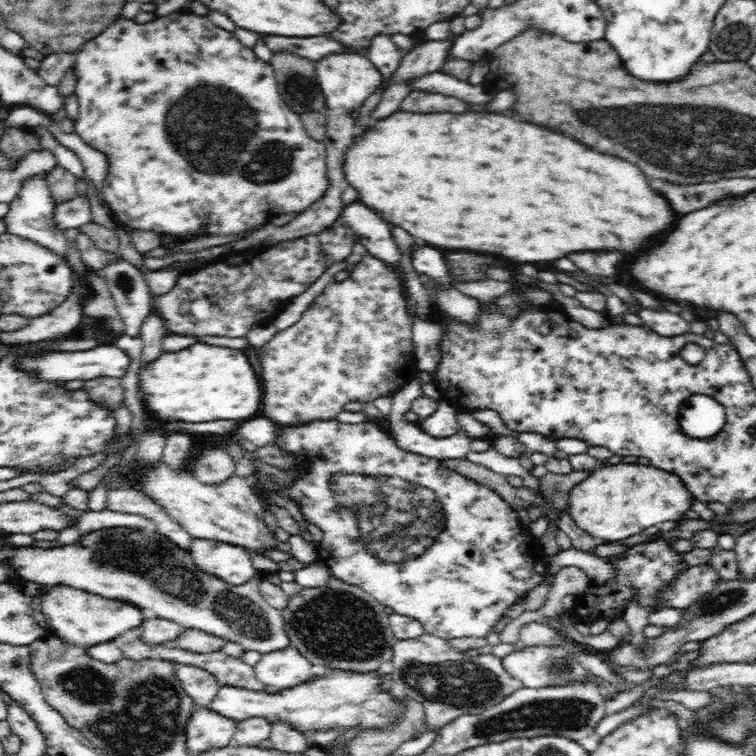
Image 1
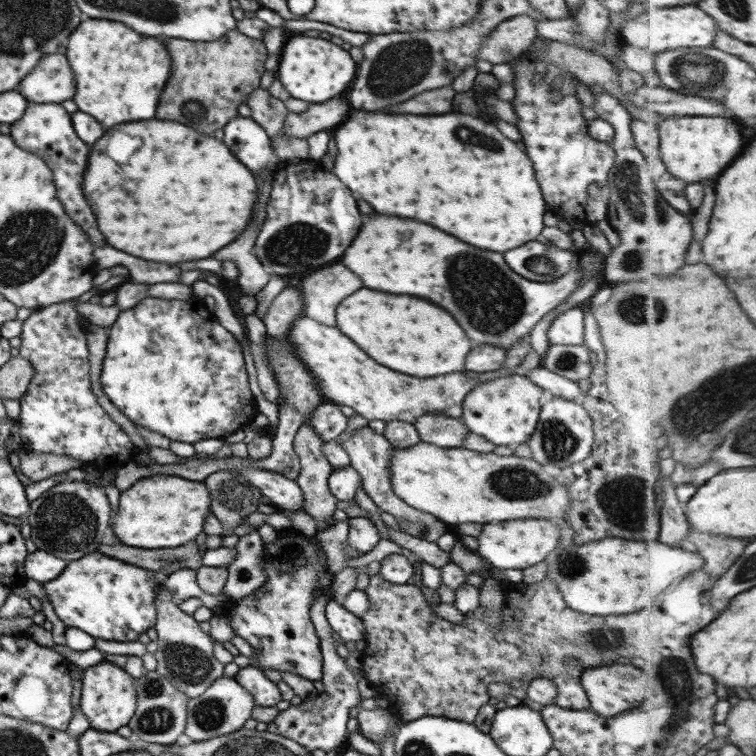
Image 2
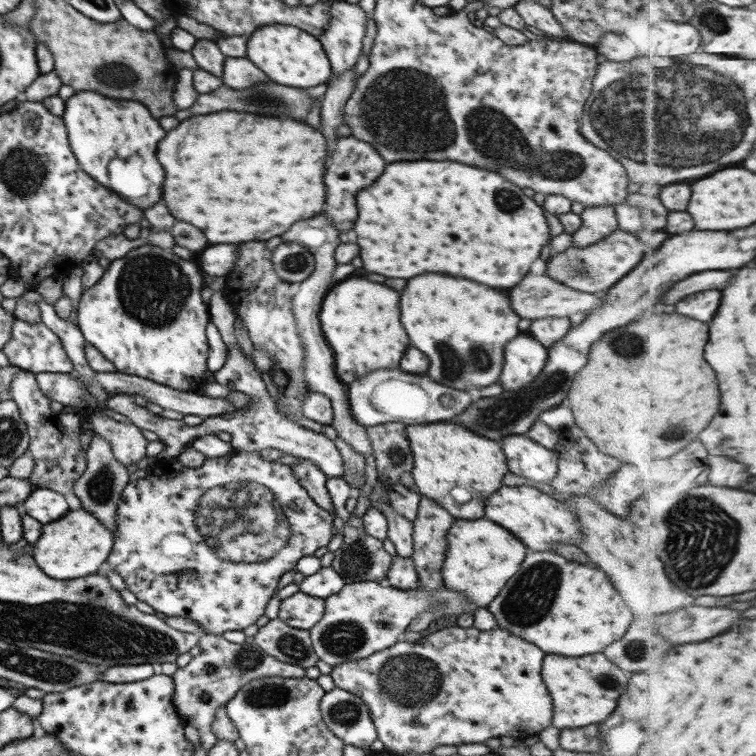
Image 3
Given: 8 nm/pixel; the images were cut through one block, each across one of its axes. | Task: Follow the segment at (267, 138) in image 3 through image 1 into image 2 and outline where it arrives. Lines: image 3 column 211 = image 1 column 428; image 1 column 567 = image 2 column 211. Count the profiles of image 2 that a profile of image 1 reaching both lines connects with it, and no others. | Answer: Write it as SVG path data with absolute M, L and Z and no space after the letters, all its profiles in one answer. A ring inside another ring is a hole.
M153 118L145 122L125 122L121 126L109 128L91 146L87 170L83 176L83 196L93 208L99 232L105 236L107 244L143 260L171 264L207 258L219 248L233 242L249 222L257 194L255 190L257 188L251 172L227 150L221 140L197 134L189 126L181 126L177 122L163 122ZM113 132L125 132L141 140L141 146L137 152L133 152L137 160L117 164L109 158L105 142Z

